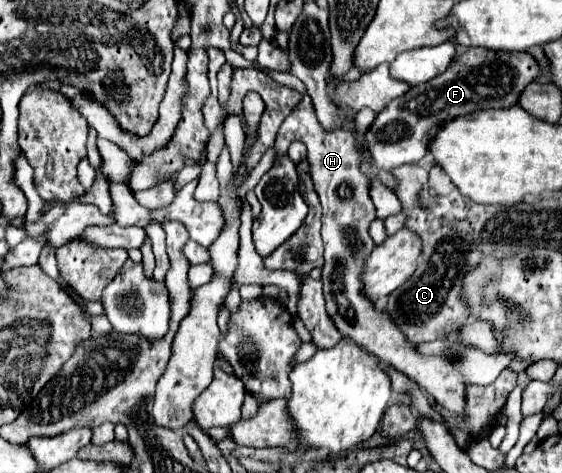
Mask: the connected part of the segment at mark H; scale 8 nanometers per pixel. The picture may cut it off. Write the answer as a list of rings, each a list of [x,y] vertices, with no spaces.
[[[307,95],[293,109],[293,113],[283,121],[277,141],[275,141],[275,159],[287,155],[291,141],[301,141],[307,147],[307,161],[311,167],[311,177],[315,191],[323,205],[323,243],[325,243],[325,265],[323,265],[323,293],[327,301],[327,311],[333,317],[337,329],[351,337],[365,351],[387,361],[397,371],[405,373],[409,379],[415,379],[417,385],[427,391],[429,397],[435,397],[447,411],[461,413],[465,407],[465,383],[489,385],[499,373],[509,367],[513,353],[505,351],[499,355],[485,355],[481,349],[465,349],[461,359],[451,361],[449,355],[427,357],[413,349],[415,345],[407,341],[401,329],[395,325],[389,313],[377,311],[369,299],[361,295],[361,271],[365,259],[371,255],[375,243],[369,237],[369,225],[375,219],[375,205],[369,197],[369,179],[361,173],[361,161],[371,159],[369,153],[357,151],[357,141],[353,129],[327,131],[317,121],[313,103]]]

